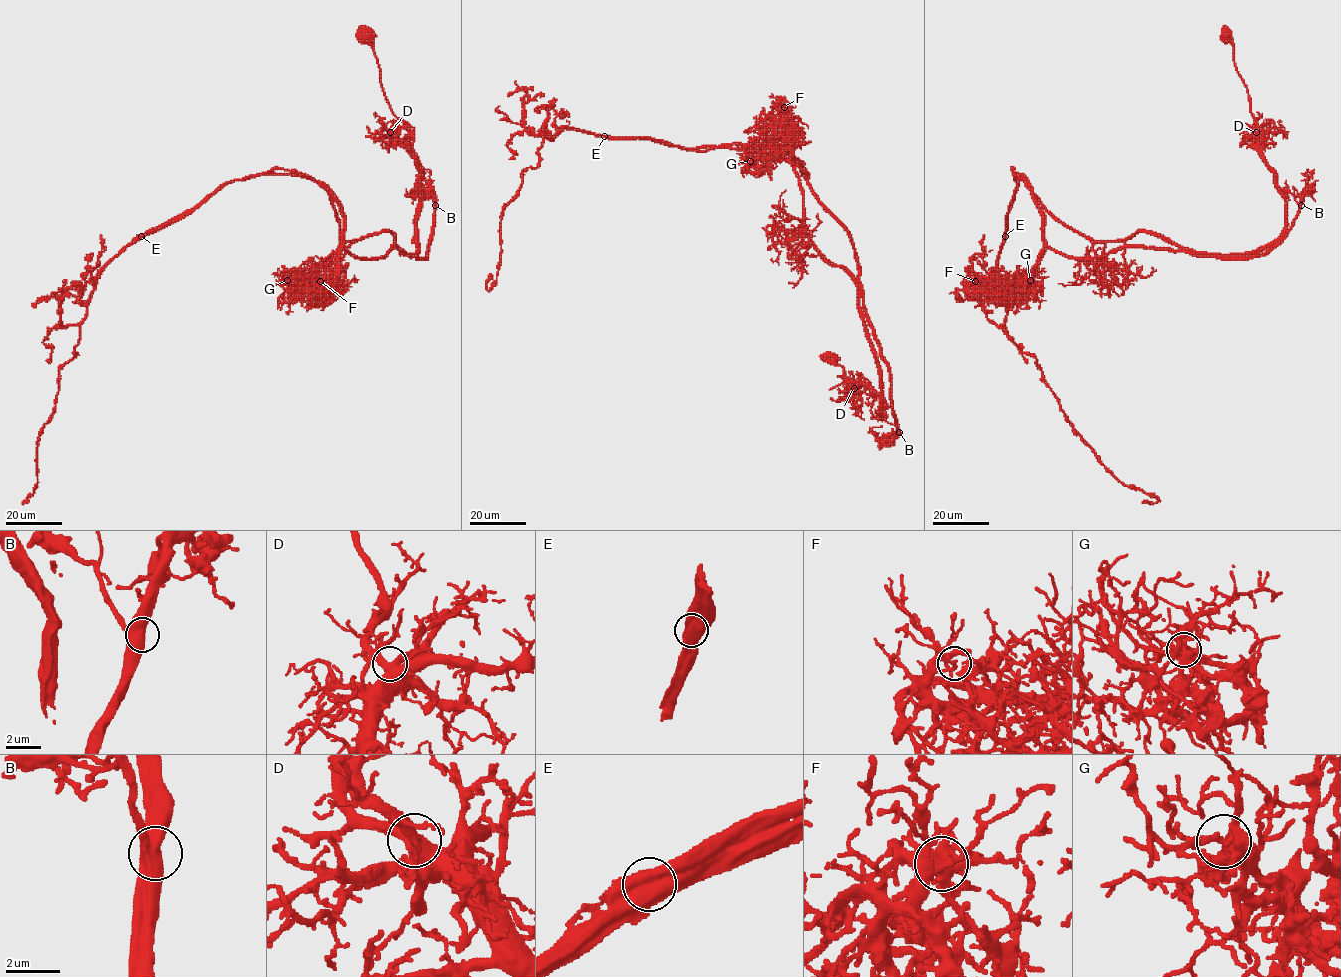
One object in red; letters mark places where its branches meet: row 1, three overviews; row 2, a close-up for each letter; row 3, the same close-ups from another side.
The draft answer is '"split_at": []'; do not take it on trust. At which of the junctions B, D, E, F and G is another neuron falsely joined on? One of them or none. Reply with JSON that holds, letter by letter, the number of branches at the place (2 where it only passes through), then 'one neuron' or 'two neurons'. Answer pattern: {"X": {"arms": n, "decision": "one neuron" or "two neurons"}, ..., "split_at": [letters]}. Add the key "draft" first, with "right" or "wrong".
{"draft": "wrong", "B": {"arms": 3, "decision": "one neuron"}, "D": {"arms": 3, "decision": "one neuron"}, "E": {"arms": 2, "decision": "two neurons"}, "F": {"arms": 3, "decision": "one neuron"}, "G": {"arms": 2, "decision": "one neuron"}, "split_at": ["E"]}

